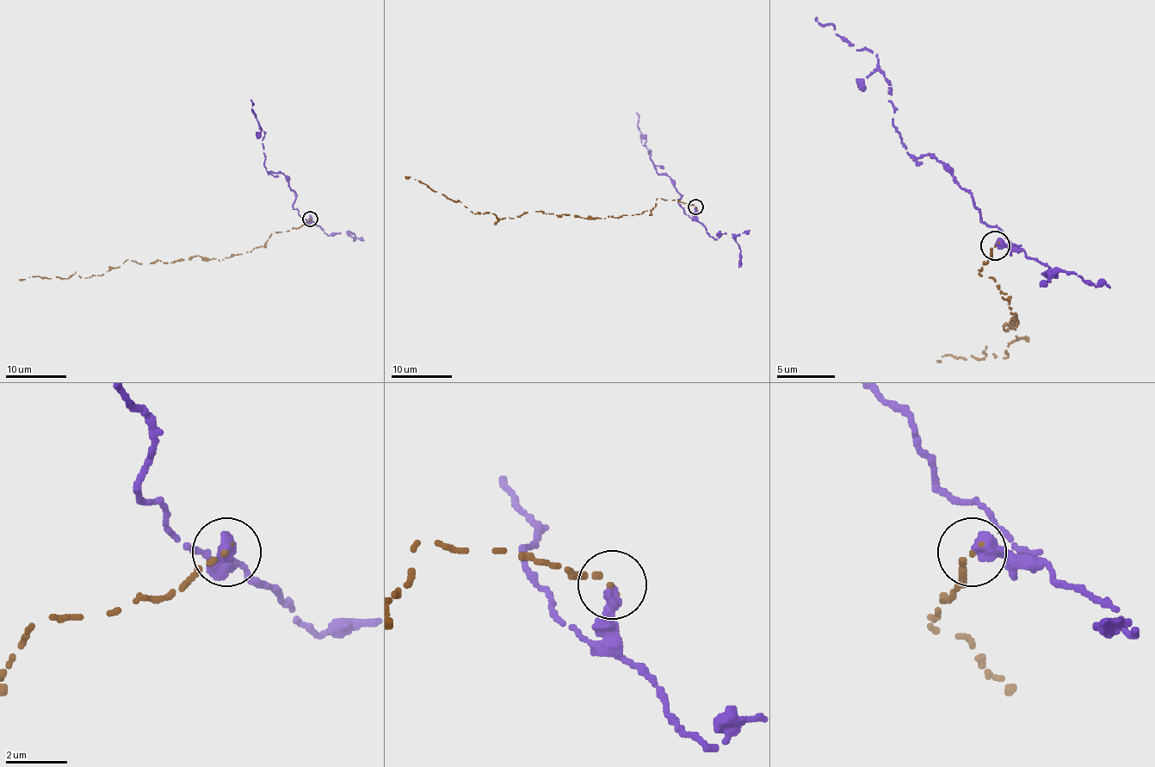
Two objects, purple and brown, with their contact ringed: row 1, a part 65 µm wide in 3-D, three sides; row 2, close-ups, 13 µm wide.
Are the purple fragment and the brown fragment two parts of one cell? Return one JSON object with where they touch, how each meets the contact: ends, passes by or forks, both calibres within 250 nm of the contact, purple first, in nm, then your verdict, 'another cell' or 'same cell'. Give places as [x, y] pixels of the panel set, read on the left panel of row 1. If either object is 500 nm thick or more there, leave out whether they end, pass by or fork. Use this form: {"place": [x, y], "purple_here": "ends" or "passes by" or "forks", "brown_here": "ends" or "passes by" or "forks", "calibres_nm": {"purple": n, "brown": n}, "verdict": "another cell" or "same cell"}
{"place": [310, 219], "purple_here": "ends", "brown_here": "ends", "calibres_nm": {"purple": 440, "brown": 180}, "verdict": "another cell"}

